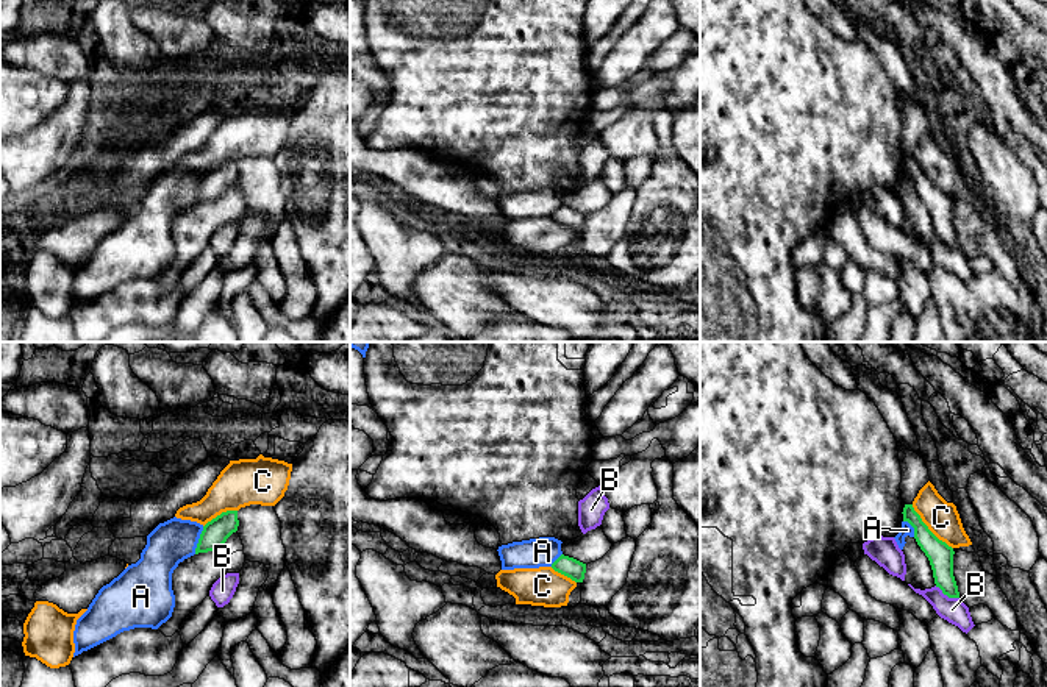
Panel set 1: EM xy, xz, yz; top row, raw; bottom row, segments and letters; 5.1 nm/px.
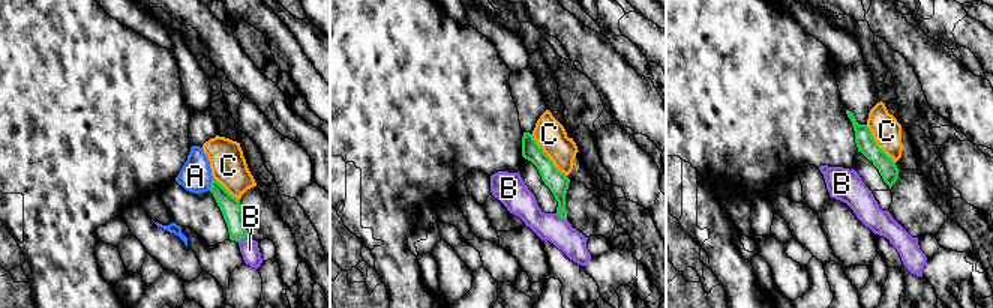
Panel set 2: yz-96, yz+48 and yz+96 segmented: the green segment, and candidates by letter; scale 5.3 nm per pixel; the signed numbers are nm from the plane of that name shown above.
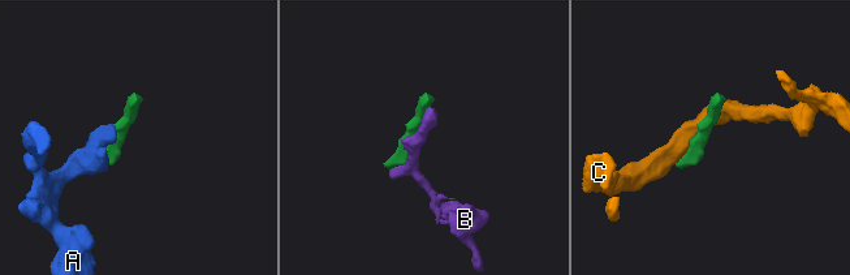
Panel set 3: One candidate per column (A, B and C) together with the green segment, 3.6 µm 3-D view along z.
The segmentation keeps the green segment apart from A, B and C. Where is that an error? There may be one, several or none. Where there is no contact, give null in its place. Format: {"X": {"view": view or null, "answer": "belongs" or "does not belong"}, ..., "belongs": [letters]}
{"A": {"view": "xy", "answer": "does not belong"}, "B": {"view": "yz", "answer": "does not belong"}, "C": {"view": "yz", "answer": "does not belong"}, "belongs": []}

